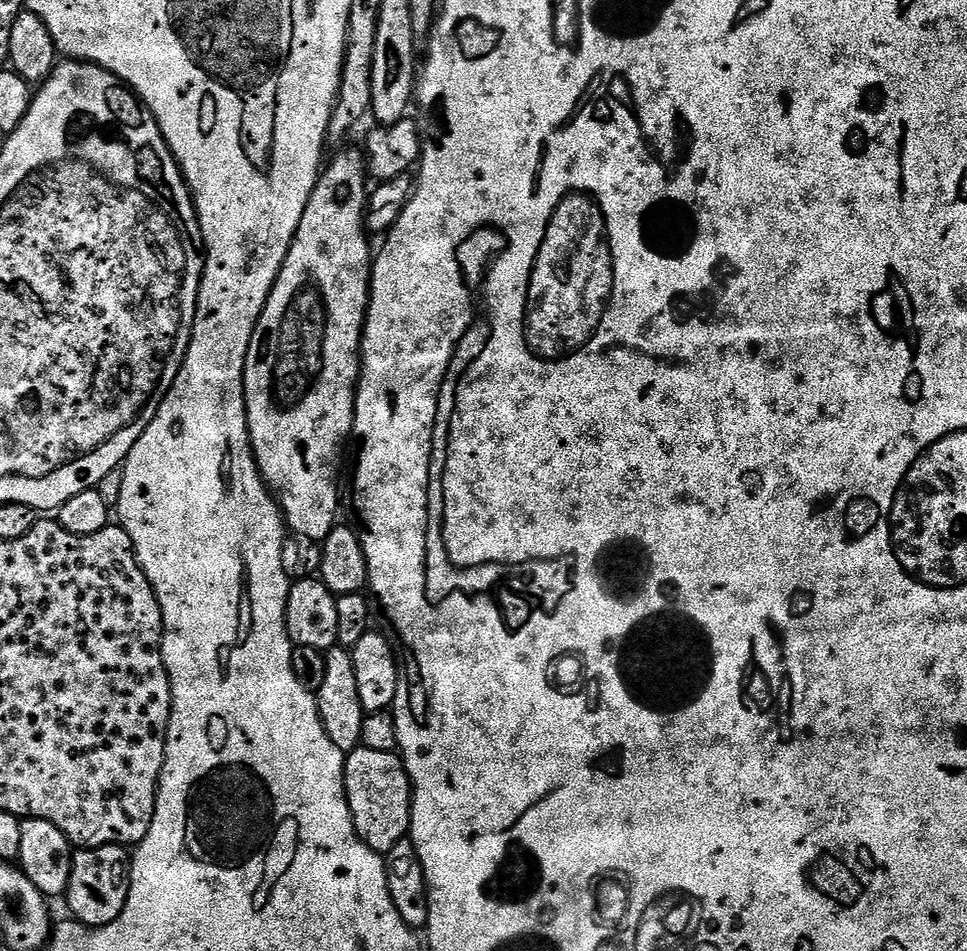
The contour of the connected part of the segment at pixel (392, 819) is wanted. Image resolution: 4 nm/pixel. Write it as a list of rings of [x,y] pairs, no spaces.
[[[363,746],[347,753],[344,762],[344,789],[354,818],[356,833],[370,850],[387,854],[409,835],[412,827],[412,782],[396,752],[370,750]]]

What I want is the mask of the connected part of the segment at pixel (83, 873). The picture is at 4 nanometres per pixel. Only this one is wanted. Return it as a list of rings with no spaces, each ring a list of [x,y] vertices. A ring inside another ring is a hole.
[[[122,844],[102,845],[77,851],[72,858],[72,878],[66,893],[68,908],[85,928],[105,928],[124,915],[128,885],[132,882],[132,856]]]

